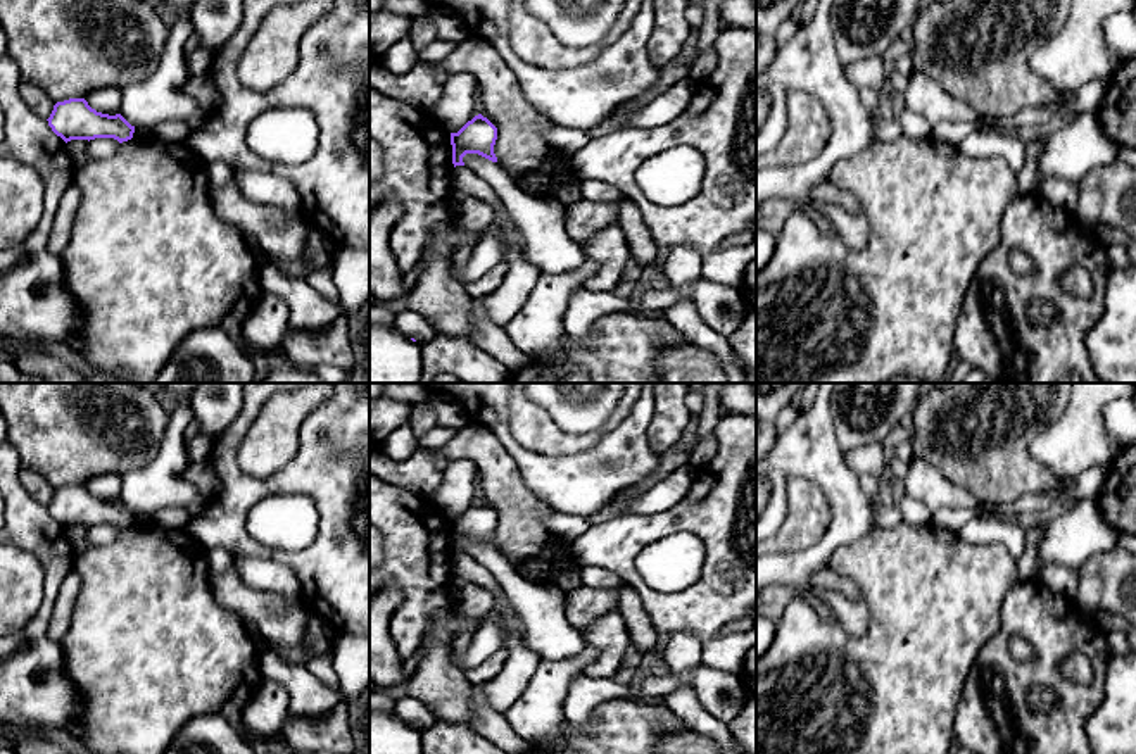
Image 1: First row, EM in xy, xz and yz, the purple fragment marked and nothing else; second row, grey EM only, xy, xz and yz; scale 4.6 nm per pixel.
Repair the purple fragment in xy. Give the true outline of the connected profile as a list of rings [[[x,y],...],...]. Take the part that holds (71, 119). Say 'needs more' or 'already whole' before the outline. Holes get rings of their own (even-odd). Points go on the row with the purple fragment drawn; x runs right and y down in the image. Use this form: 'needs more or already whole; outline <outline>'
already whole; outline [[[85,98],[57,102],[47,119],[52,131],[66,143],[71,140],[114,138],[119,143],[133,138],[131,126],[121,114],[97,112]]]

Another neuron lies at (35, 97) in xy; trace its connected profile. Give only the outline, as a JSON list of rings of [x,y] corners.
[[[22,81],[19,86],[24,104],[40,117],[48,119],[55,102],[36,85]]]

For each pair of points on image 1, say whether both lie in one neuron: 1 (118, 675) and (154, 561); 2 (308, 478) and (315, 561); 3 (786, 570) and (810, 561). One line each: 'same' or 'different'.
1: same
2: same
3: same

